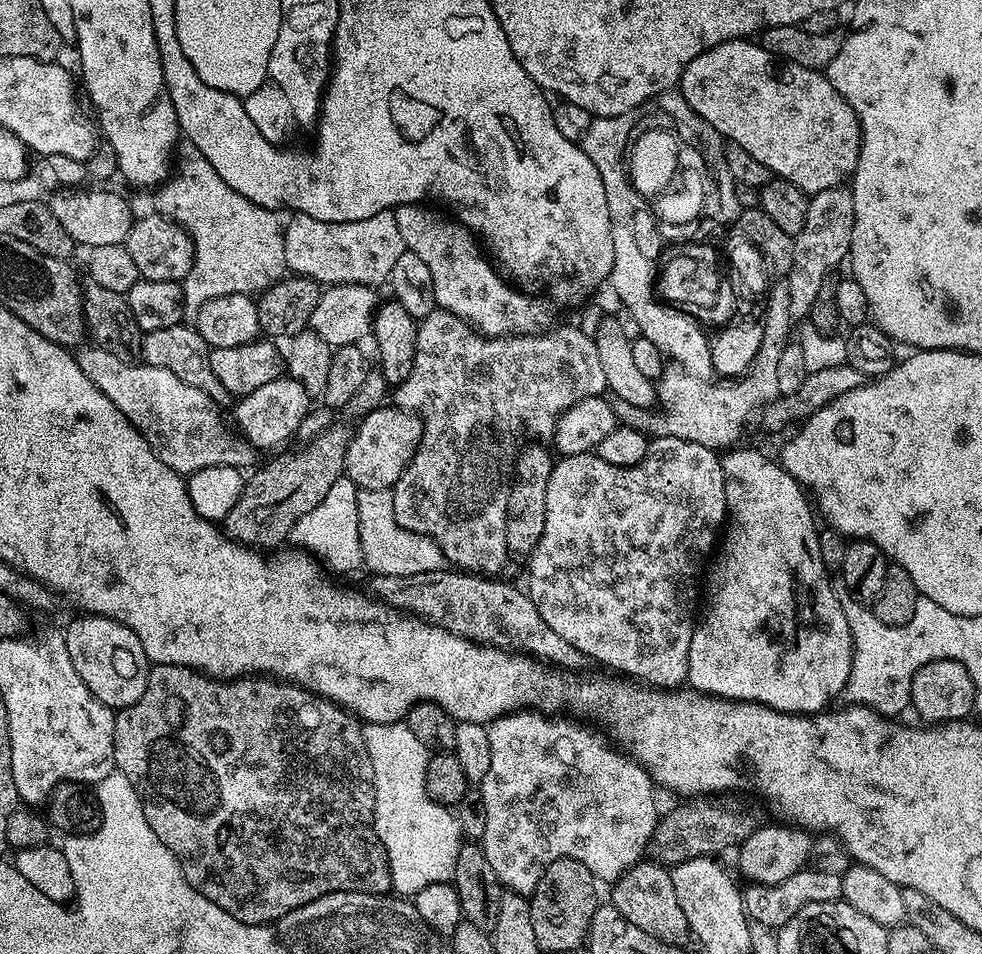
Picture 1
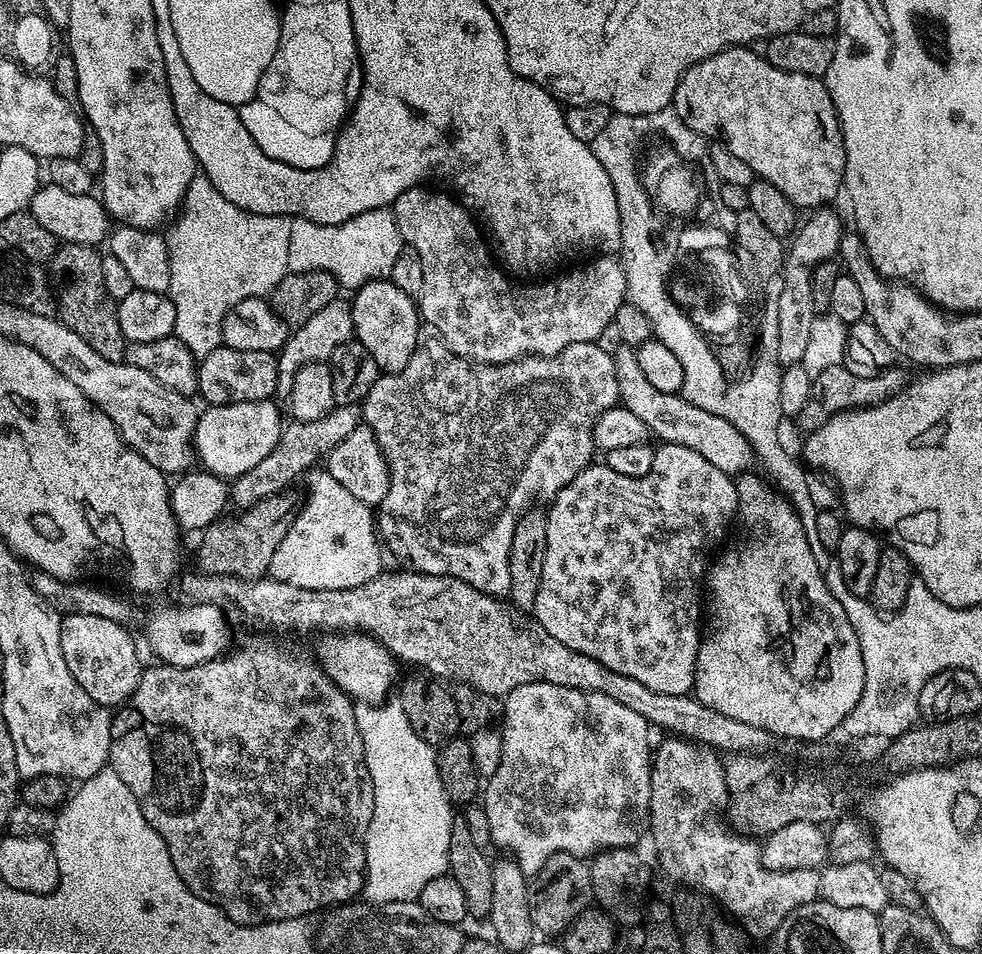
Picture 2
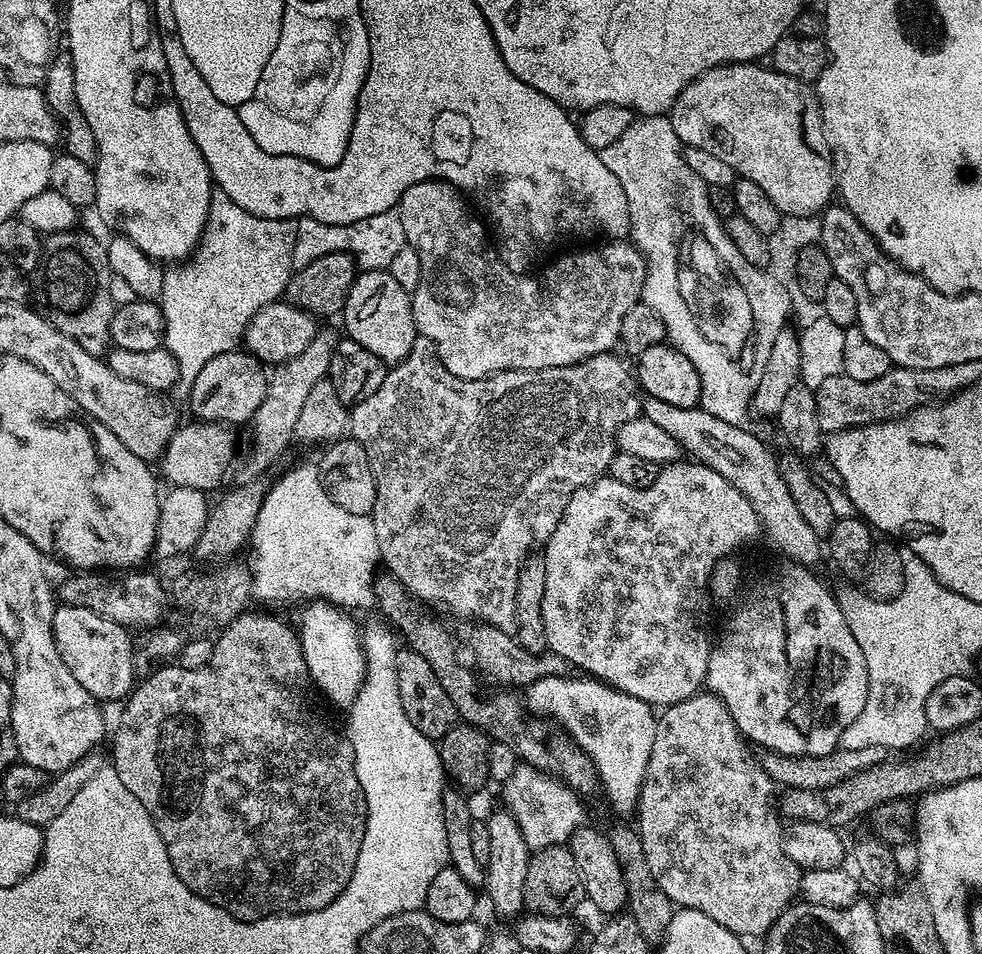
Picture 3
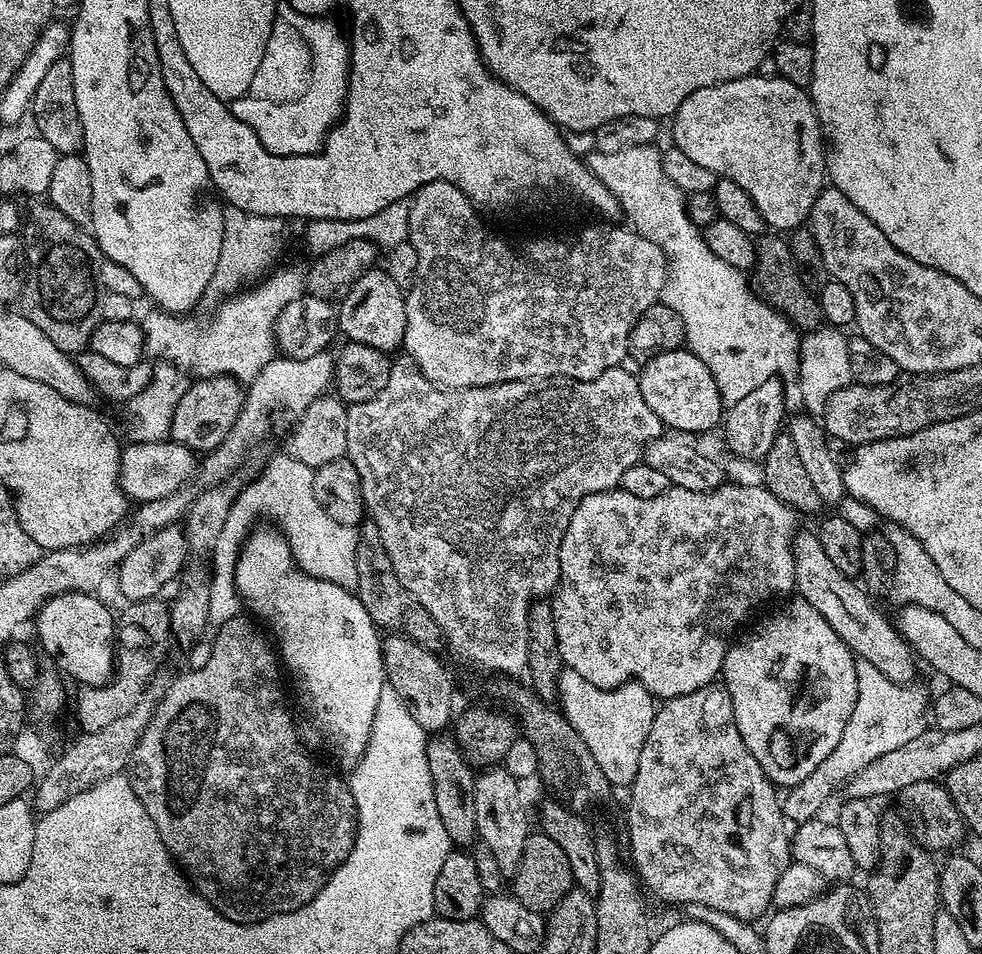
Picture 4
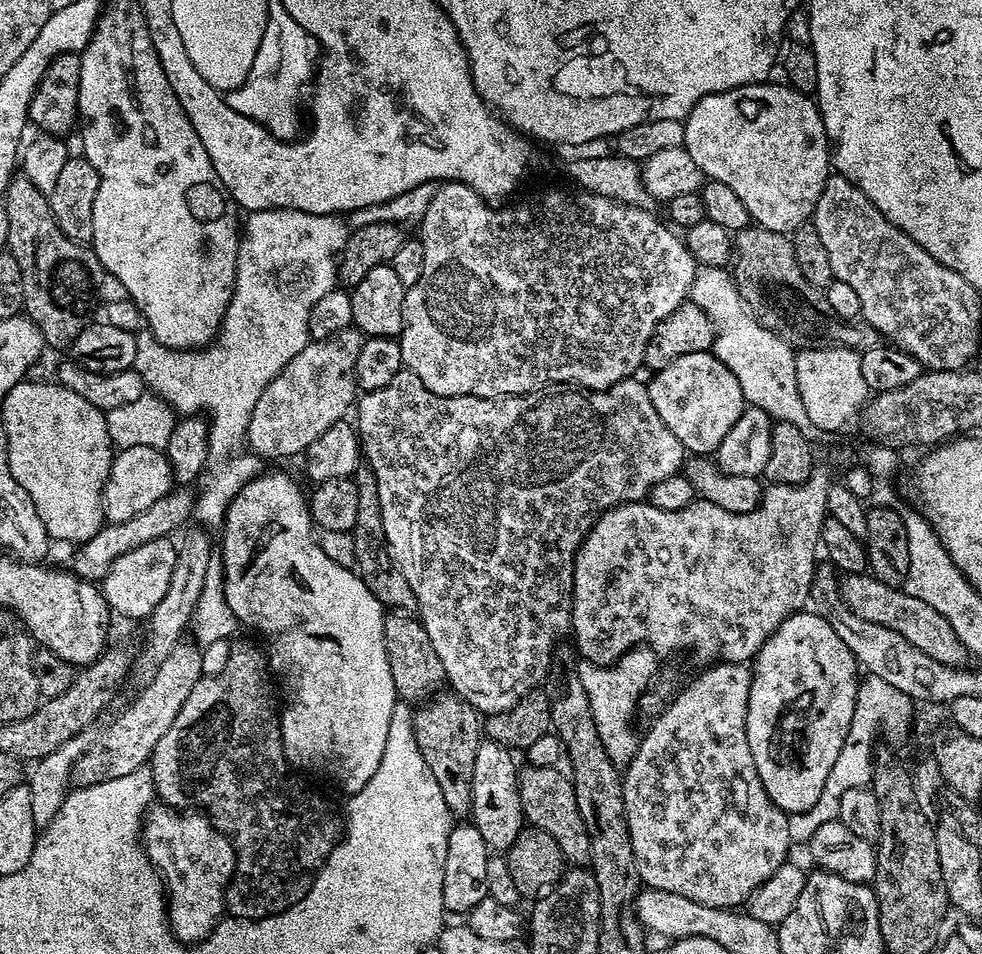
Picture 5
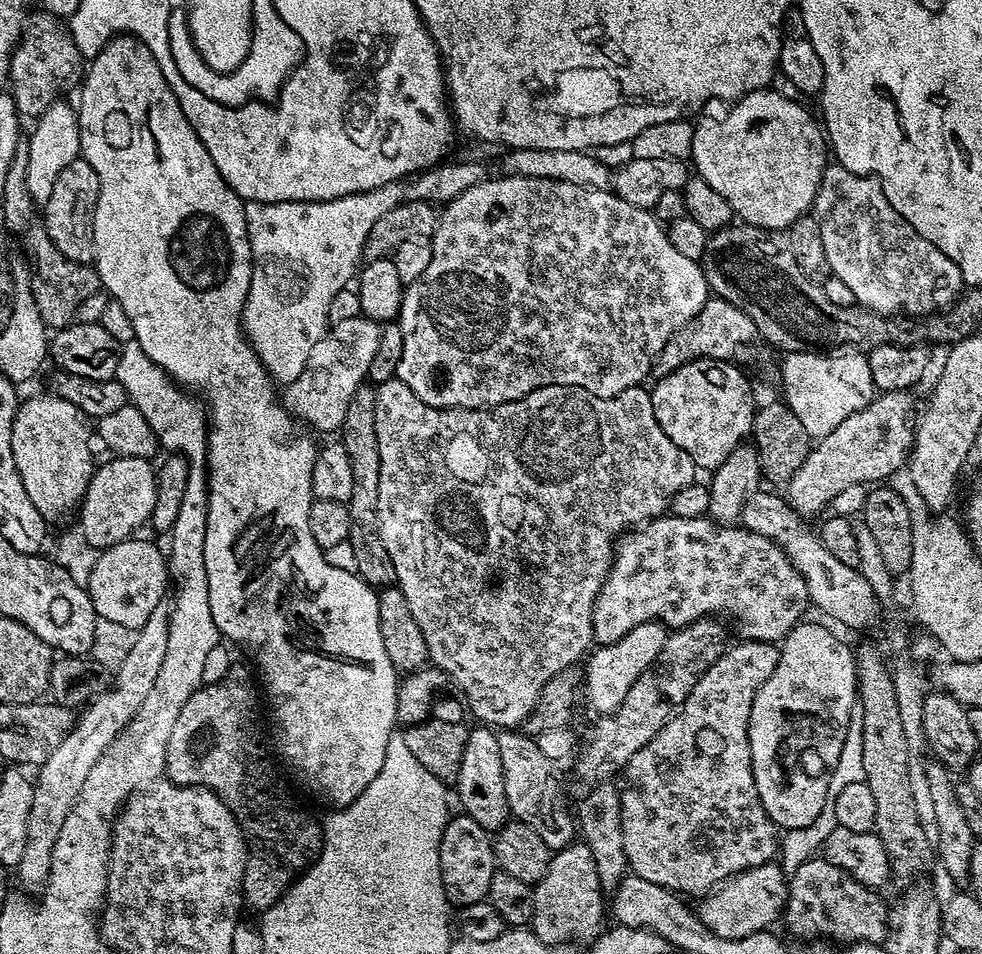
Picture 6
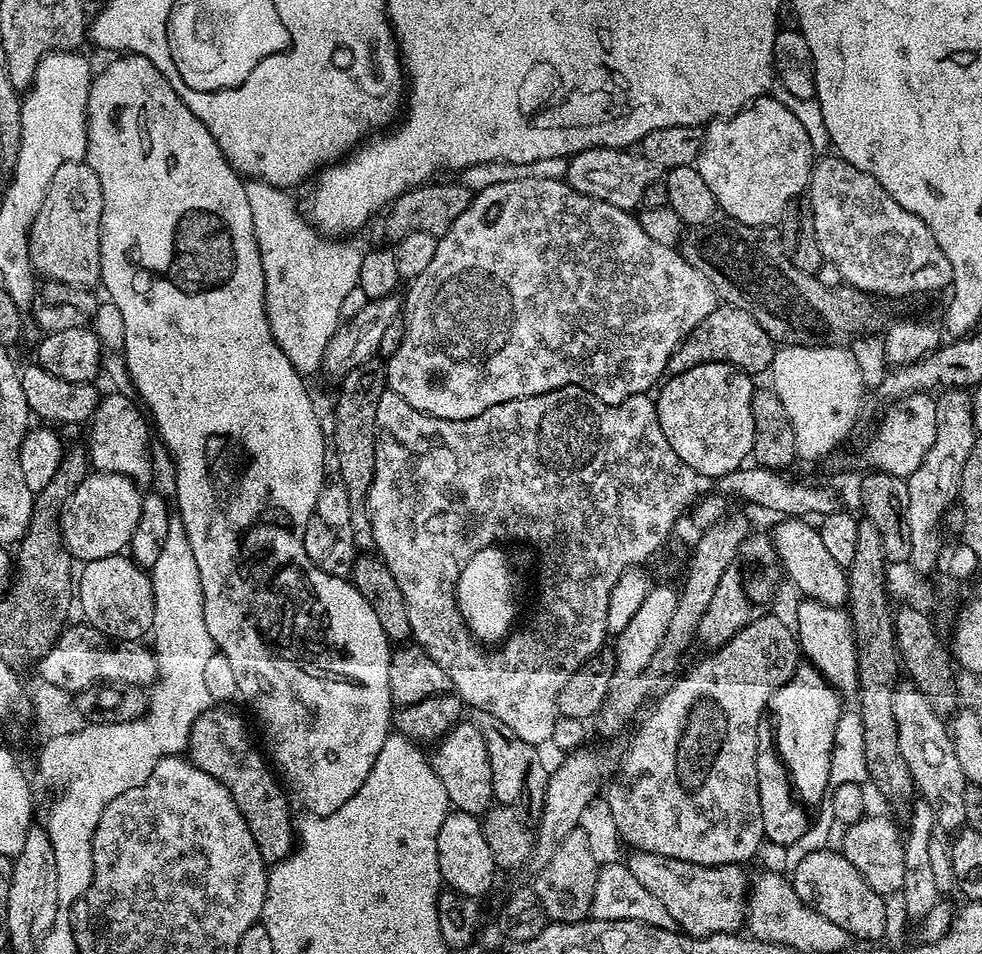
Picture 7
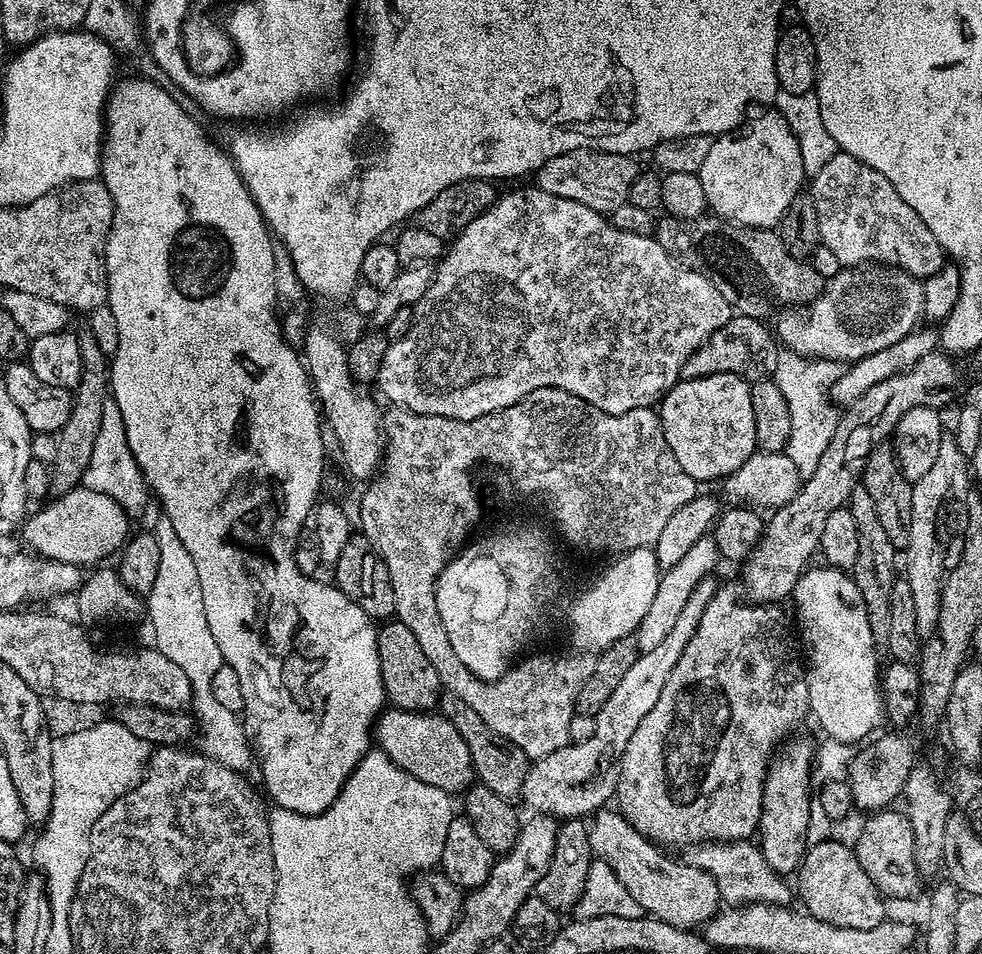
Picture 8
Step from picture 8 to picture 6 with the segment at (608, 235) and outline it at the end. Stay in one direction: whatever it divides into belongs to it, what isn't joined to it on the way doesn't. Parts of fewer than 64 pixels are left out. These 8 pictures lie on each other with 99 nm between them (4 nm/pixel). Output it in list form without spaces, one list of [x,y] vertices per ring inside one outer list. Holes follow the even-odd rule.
[[[500,174],[497,180],[486,178],[482,182],[478,182],[478,186],[470,186],[470,190],[466,190],[466,194],[458,194],[458,198],[454,198],[450,203],[443,205],[442,211],[439,213],[436,221],[436,233],[430,239],[432,241],[430,266],[426,266],[426,271],[423,272],[422,278],[418,278],[404,289],[404,301],[400,307],[398,317],[398,323],[402,330],[402,362],[398,362],[395,379],[406,382],[406,386],[410,386],[410,390],[414,390],[414,394],[418,394],[418,398],[422,398],[422,402],[426,402],[426,406],[434,406],[435,408],[489,409],[495,406],[495,404],[505,404],[511,400],[517,400],[526,394],[530,394],[535,388],[550,386],[551,384],[574,386],[582,390],[590,390],[590,394],[601,396],[608,400],[611,396],[617,396],[620,392],[625,392],[627,388],[637,387],[643,381],[640,379],[647,372],[649,374],[653,371],[653,363],[663,347],[666,346],[667,340],[680,327],[690,322],[702,310],[703,304],[710,297],[710,289],[704,277],[703,267],[697,261],[686,258],[685,255],[677,252],[674,246],[671,245],[671,240],[668,237],[665,225],[661,224],[649,209],[630,206],[630,202],[626,202],[621,196],[617,196],[615,192],[609,190],[607,187],[587,188],[586,186],[574,186],[570,182],[551,180],[550,178],[530,178],[529,176],[509,176],[507,174]]]

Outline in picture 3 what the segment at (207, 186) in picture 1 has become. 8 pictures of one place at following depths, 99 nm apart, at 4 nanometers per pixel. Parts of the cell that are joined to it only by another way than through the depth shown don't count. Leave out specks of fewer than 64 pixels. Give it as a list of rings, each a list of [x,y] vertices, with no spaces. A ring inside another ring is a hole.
[[[213,191],[200,243],[190,258],[165,271],[158,299],[164,315],[163,347],[167,348],[178,362],[180,377],[176,379],[174,395],[180,402],[187,401],[194,386],[194,378],[198,378],[202,366],[206,366],[210,358],[218,358],[218,354],[237,351],[241,347],[244,331],[247,330],[252,316],[267,304],[277,303],[287,293],[288,283],[294,271],[292,263],[295,237],[295,223],[274,222],[270,218],[255,216],[242,210],[238,202],[230,202],[230,198],[226,198],[224,192]]]

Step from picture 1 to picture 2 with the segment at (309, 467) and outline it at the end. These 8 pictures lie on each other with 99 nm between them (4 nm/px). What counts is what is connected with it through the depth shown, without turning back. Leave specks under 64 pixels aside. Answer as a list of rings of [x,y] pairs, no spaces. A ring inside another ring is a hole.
[[[279,494],[257,502],[252,508],[243,509],[239,515],[240,520],[221,518],[203,529],[204,545],[196,552],[201,573],[236,576],[240,581],[255,581],[269,575],[274,550],[278,550],[282,538],[286,538],[288,528],[292,525],[294,504],[292,508],[288,494]]]

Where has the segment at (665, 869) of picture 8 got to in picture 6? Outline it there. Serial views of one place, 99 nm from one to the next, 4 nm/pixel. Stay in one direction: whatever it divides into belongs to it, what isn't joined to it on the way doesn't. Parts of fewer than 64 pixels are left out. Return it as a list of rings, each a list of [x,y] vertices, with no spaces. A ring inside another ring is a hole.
[[[769,862],[740,872],[723,881],[703,897],[698,907],[700,920],[718,938],[746,938],[755,932],[771,929],[775,920],[781,919],[788,902],[789,877],[776,862]]]

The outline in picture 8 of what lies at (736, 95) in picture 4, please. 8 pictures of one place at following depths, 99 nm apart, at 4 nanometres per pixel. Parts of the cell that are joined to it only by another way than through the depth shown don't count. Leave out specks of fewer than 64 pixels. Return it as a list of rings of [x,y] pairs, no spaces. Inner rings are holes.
[[[775,110],[761,112],[764,112],[761,116],[741,123],[734,131],[715,137],[710,146],[710,154],[706,154],[706,162],[702,162],[698,175],[702,190],[706,190],[709,209],[721,220],[739,224],[742,228],[772,230],[779,225],[782,214],[786,214],[786,206],[790,206],[790,202],[794,202],[794,198],[805,187],[806,177],[802,166],[802,152],[798,150],[798,140],[794,138],[790,126],[786,126],[786,118],[782,118]]]

